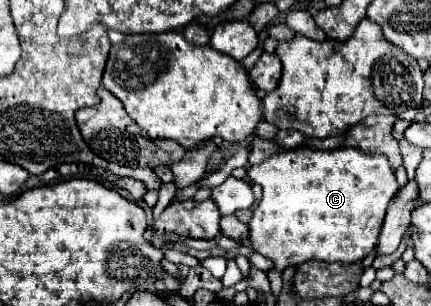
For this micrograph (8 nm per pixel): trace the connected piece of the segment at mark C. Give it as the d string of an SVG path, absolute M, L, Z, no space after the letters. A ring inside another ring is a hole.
M298 146L286 152L278 152L248 170L248 178L262 186L262 198L254 208L250 220L250 242L256 252L274 262L278 270L286 266L298 266L308 260L344 262L352 264L362 260L376 248L382 218L388 202L398 190L398 182L390 162L380 154L366 154L358 148L344 146L334 150L312 150Z

